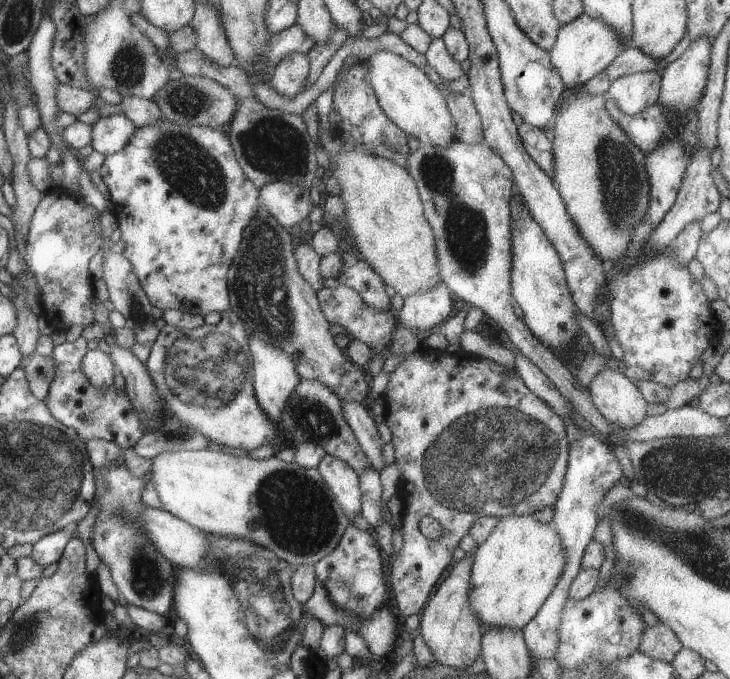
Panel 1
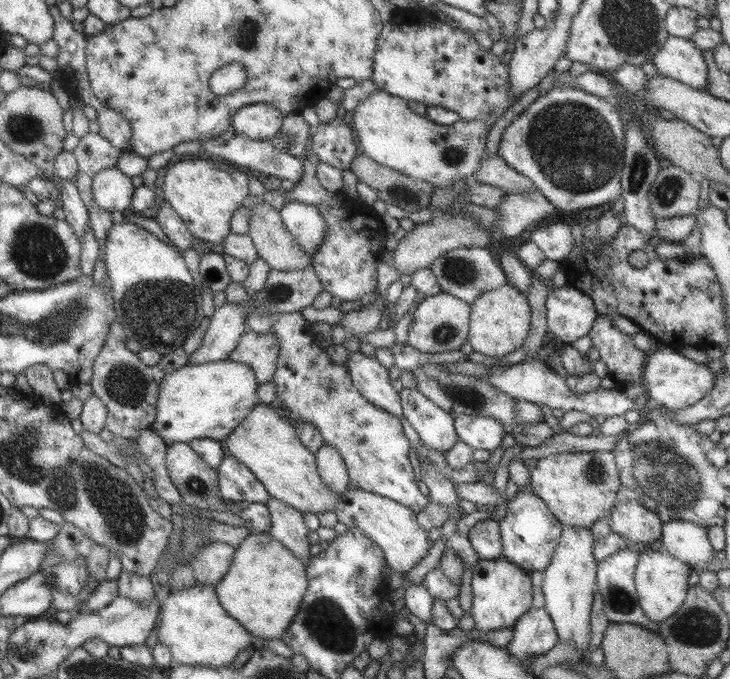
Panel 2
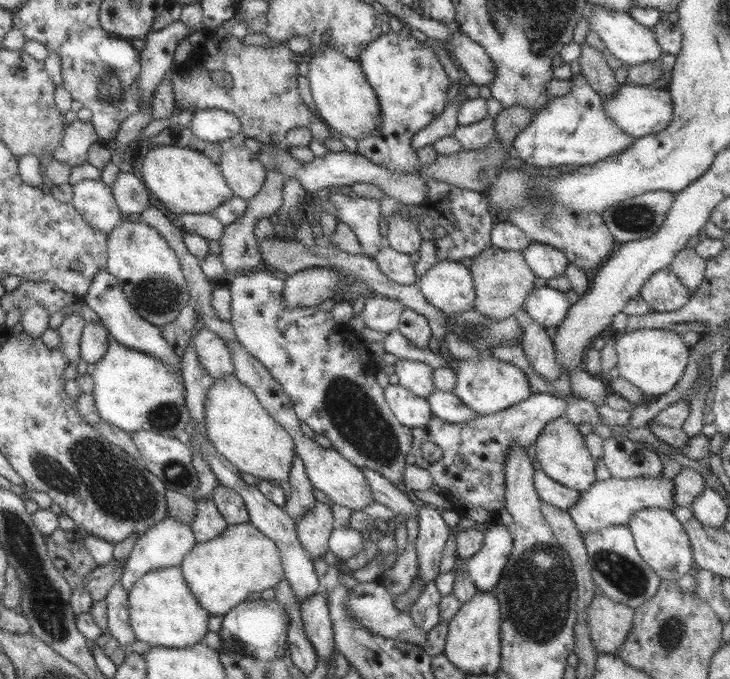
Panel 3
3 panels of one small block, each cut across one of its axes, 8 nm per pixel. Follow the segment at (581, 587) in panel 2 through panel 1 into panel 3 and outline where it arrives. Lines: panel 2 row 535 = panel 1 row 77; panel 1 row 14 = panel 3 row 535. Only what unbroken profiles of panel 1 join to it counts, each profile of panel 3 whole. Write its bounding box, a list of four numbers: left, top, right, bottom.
[567,473,675,536]

